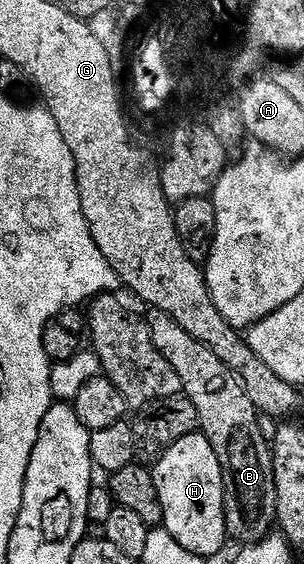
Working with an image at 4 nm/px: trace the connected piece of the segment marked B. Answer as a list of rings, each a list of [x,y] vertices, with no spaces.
[[[157,308],[151,309],[146,316],[148,326],[152,329],[152,337],[154,338],[154,346],[158,346],[160,353],[166,358],[166,362],[170,362],[170,366],[178,374],[180,386],[183,395],[194,402],[194,406],[198,410],[198,418],[200,419],[199,431],[204,433],[204,437],[210,442],[210,446],[214,446],[214,454],[218,454],[218,462],[222,466],[222,478],[224,479],[224,513],[226,514],[226,526],[228,527],[228,535],[233,541],[237,540],[237,545],[247,546],[249,544],[257,544],[265,538],[277,527],[276,522],[276,487],[274,486],[274,462],[272,461],[272,445],[268,444],[259,429],[259,415],[255,406],[250,402],[250,398],[246,394],[246,390],[240,384],[236,376],[222,362],[218,362],[218,358],[206,346],[202,346],[202,342],[198,342],[194,338],[190,338],[190,334],[186,334],[186,330],[182,330],[182,326],[178,326],[178,322],[174,322],[174,318],[170,318],[166,314],[162,314],[162,310]]]

